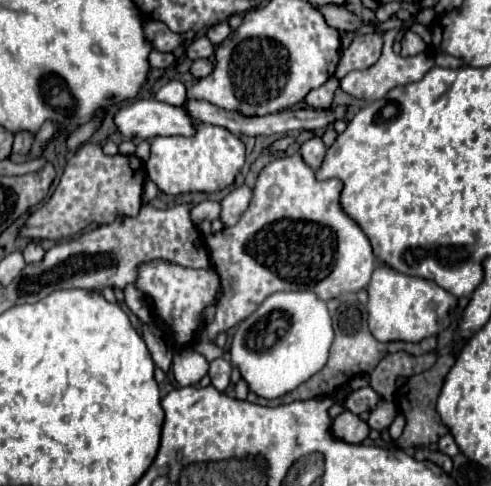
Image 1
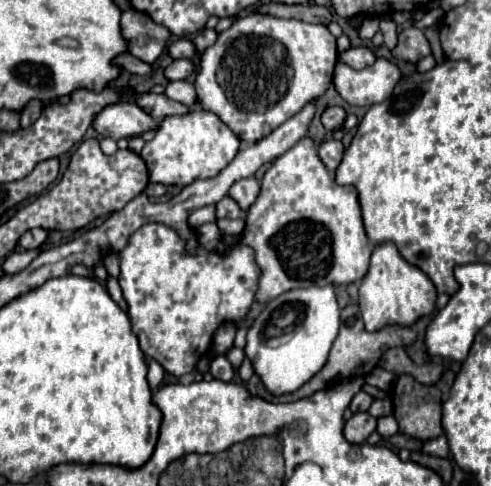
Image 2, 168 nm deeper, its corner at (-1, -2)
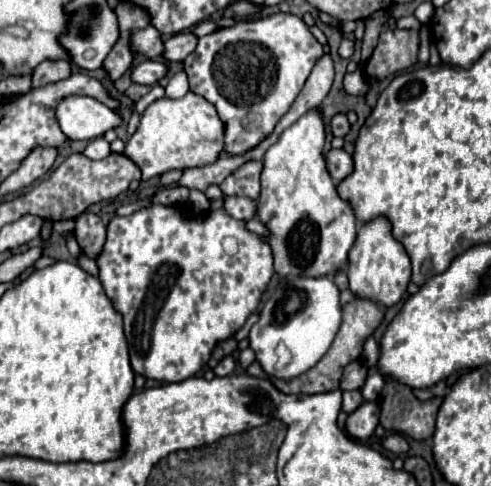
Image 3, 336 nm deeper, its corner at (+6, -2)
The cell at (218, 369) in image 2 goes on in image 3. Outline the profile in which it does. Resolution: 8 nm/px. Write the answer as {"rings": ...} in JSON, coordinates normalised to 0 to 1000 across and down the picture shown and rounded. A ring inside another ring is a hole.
{"rings":[[[462,733],[442,749],[438,757],[438,770],[442,774],[466,774],[475,761],[479,761],[481,745],[475,741],[475,733]]]}

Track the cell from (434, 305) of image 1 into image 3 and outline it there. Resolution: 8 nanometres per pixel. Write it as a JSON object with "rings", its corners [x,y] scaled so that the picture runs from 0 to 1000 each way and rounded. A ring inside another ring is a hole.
{"rings":[[[768,444],[756,457],[743,457],[727,473],[723,502],[711,519],[711,597],[731,613],[764,617],[780,630],[800,630],[817,617],[837,576],[837,539],[817,498],[796,481],[796,457],[784,444]]]}

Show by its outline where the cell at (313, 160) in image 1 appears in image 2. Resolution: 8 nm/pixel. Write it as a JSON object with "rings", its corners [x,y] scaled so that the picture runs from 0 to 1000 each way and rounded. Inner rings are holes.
{"rings":[[[664,288],[660,296],[648,300],[648,321],[652,321],[652,329],[660,333],[660,342],[668,346],[672,358],[680,358],[684,342],[692,337],[697,317],[701,317],[701,300],[688,288]]]}

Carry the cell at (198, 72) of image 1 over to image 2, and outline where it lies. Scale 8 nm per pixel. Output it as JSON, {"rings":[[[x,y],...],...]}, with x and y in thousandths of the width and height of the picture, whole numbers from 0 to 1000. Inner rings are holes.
{"rings":[[[354,123],[338,144],[334,152],[346,160],[346,165],[379,165],[387,152],[395,152],[399,136],[387,128],[387,123]]]}

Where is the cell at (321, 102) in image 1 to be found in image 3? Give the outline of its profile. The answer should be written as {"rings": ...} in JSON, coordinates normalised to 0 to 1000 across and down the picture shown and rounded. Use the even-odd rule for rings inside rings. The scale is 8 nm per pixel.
{"rings":[[[686,235],[686,239],[678,239],[678,247],[674,247],[678,280],[707,280],[711,263],[715,263],[715,255],[711,255],[711,247],[707,247],[703,235]]]}

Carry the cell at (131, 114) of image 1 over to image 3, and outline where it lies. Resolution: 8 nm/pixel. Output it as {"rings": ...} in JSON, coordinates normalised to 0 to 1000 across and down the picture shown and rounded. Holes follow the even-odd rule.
{"rings":[[[136,198],[112,222],[124,272],[141,288],[189,288],[246,255],[246,243],[185,198]]]}

